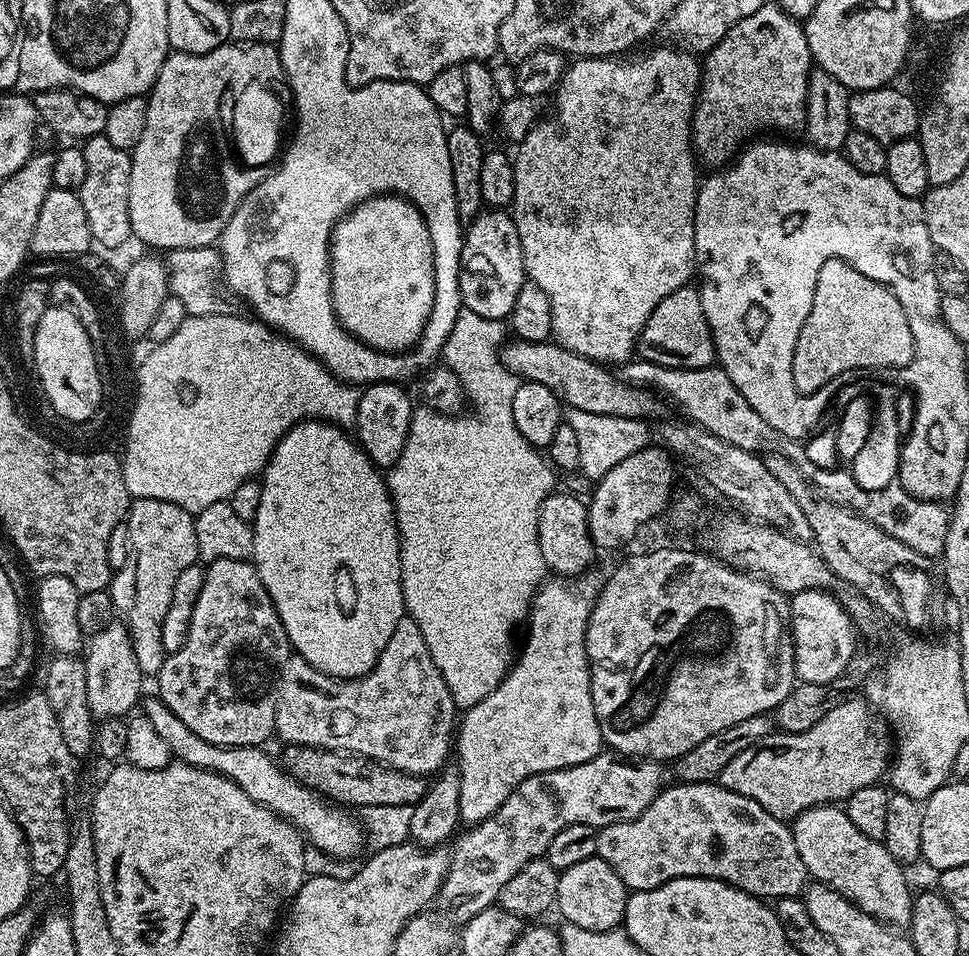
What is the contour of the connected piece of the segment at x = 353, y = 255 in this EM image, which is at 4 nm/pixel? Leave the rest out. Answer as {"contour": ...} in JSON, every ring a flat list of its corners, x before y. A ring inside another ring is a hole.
{"contour":[[398,197,392,204,392,212,396,212,396,236,392,232,384,232,380,228,380,236,372,240,372,232,368,232,368,240,364,240,364,228,356,228,356,224,364,224,364,212,356,212,356,216,348,216,348,220,334,224,330,232,330,271,332,273,332,305,340,324,355,340,361,340,366,346,377,348,380,352,401,353,415,349,418,338,426,326,426,318,430,314,430,306,434,306,434,258,432,242,434,232,428,229,424,221,425,213,415,208,410,201],[400,212,412,212,412,224,400,224],[352,232,360,232,360,240,352,236]]}

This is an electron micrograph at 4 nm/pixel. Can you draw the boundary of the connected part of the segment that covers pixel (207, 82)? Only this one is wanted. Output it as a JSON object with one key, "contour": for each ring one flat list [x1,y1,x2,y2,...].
{"contour":[[267,44,225,46,210,50,201,56,173,51,164,59,162,70,158,74,156,83,150,89,150,95,147,97,146,130,142,130,142,138,138,138,138,146,132,149,130,153,132,169,130,170,130,202,128,205,130,206,132,235,137,241,140,239,142,243,149,244,152,247,149,249,152,250,160,250,156,248,164,248,163,250,171,250,173,248,206,248,215,245,219,241,220,236,224,233,224,227,230,222,234,210,238,210,242,198,246,198,246,194,250,194,250,190,254,190,254,186,258,186,263,182,265,177,265,173,261,169,246,168,244,163,241,162,240,157,236,155,236,146,232,138,234,102,238,98,238,94,242,94,242,90,246,90,246,85,252,80,256,80,256,76,272,76,272,72,276,72,278,65,280,65,279,51]]}

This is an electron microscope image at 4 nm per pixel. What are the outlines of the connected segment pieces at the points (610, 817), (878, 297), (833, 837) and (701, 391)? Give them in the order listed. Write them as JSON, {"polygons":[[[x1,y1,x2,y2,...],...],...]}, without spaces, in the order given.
{"polygons":[[[602,750,594,758,582,762,578,766,559,768,553,772,534,774,526,778,512,791,510,798,502,802,495,816,484,820,481,824,471,825,468,832,461,831,455,841,456,849,451,849,452,861,448,867,446,878,440,887,438,897,439,911,453,925,463,926,474,914,482,914,482,910,493,907,499,901,502,886,522,870,532,860,541,859,547,853,550,842,558,830,566,830,566,826,581,824,597,830,610,826,614,822,626,822,638,818,650,802,665,787,663,763,654,760,642,760,630,756,621,756,618,752]],[[845,260,822,262,822,270,818,270,814,286,814,302,810,302,810,314,806,314,806,322,802,322,802,330,794,346,792,373,798,391,807,394,827,389,831,380,839,381,844,378,839,376,856,372,859,368,903,370,908,367,914,353,914,334,910,334,906,310,902,310,902,302,894,298,885,284,874,282,874,278,866,278,866,274,854,270,854,266,850,266]],[[843,807,811,808,791,821,794,846,802,854,809,877,834,888,854,906,889,926,906,926,912,917,913,889,908,889,905,869,884,849,881,841,866,838]],[[633,358,623,365,623,379,629,384,639,384,655,390,661,397,673,400,681,408,683,415,693,424,700,424,710,434,730,442,730,446,739,446,741,450,750,450,757,454,776,454,781,450,782,437,746,398,730,382,730,378,719,366,711,368,667,368,643,358]]]}

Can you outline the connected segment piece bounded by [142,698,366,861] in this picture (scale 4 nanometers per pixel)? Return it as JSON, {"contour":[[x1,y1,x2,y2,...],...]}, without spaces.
{"contour":[[159,698,152,700,145,699,142,704,142,715,150,718,156,733,163,738,166,746,170,746,173,757,179,763,189,764,202,770,210,770,230,778,254,802,277,812,282,819,290,821,298,829,301,836,313,849,324,852,330,857,335,857,339,861,349,861,350,856,356,856,360,852,360,847,366,844,365,830,361,821,351,816,353,813,347,807,333,802,315,792,313,788,307,788,302,782,298,782,279,763,272,761,272,756,263,747,257,746,234,746,233,748,221,748,219,744,206,742,206,738,198,738,170,706,166,706]]}

